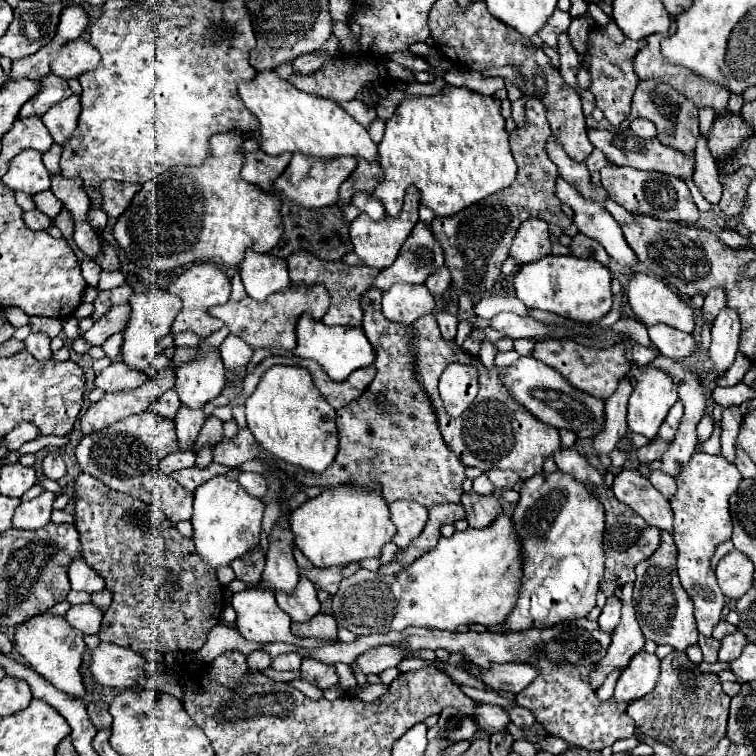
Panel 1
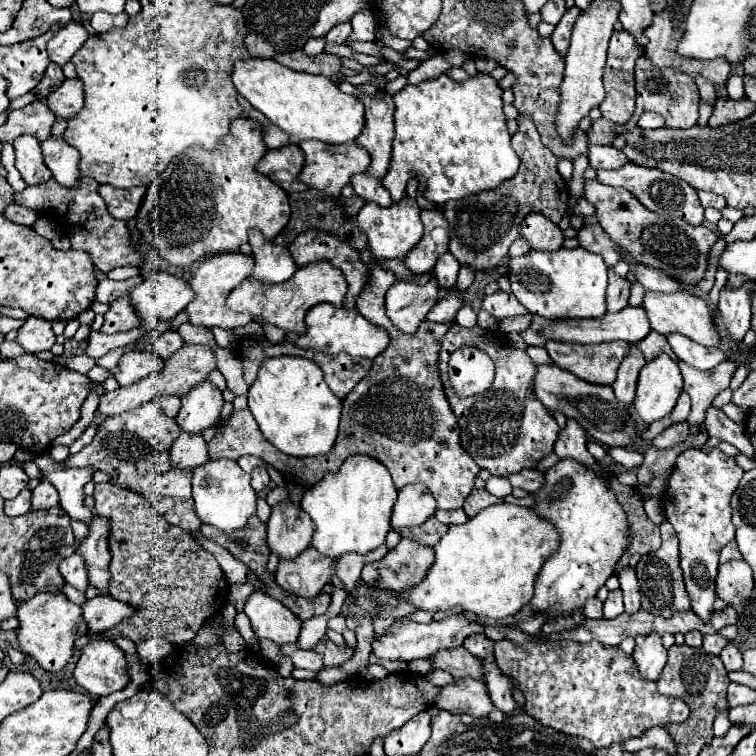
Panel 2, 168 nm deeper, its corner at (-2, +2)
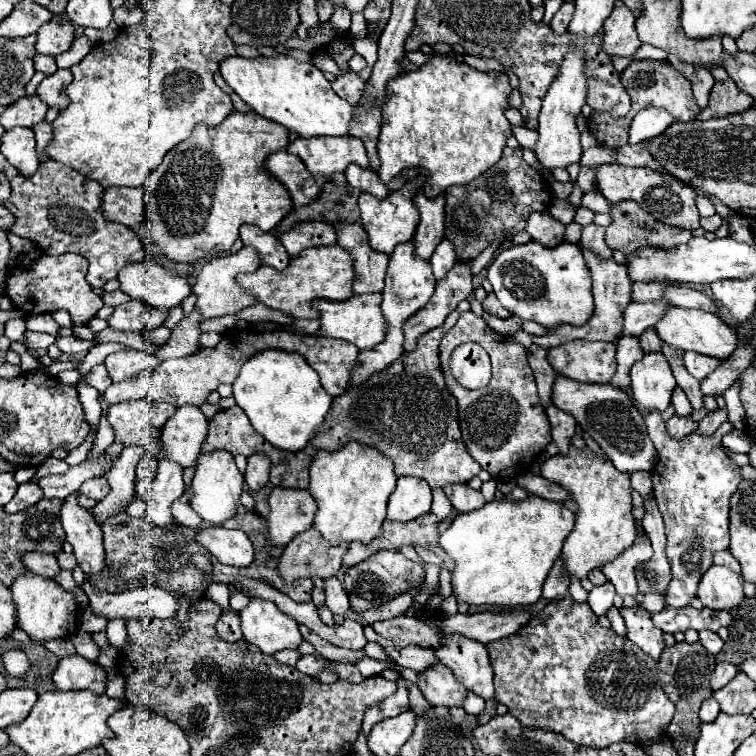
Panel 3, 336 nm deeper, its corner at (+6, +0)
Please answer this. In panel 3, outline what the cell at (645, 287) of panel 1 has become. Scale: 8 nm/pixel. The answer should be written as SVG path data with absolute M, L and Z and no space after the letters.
M672 306L654 328L666 344L682 348L682 350L706 354L706 356L712 356L718 360L726 360L736 350L736 344L738 344L738 334L734 328L730 328L726 322L722 322L716 314L706 314L702 310L686 310L686 308Z

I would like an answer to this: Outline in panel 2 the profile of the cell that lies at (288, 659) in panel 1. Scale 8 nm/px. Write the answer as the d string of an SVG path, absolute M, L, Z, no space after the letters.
M296 650L292 656L290 656L292 664L296 668L306 668L306 670L312 670L312 672L318 672L322 670L322 658L318 658L312 650Z

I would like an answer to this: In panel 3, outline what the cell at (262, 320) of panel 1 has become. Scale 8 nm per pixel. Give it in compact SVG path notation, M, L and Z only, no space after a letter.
M318 246L300 252L290 260L286 270L274 270L270 266L260 266L252 274L238 276L238 284L250 292L258 302L282 310L294 318L316 318L320 312L312 306L312 300L348 300L354 290L354 258L340 246Z

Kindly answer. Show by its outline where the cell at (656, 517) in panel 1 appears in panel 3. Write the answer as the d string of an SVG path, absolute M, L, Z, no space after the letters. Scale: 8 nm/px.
M714 410L710 412L704 420L700 420L700 426L698 426L698 434L704 434L704 436L712 436L720 424L728 422L728 412L726 410Z

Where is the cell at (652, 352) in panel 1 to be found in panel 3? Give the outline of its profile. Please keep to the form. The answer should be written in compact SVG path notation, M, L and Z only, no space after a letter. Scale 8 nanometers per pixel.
M648 328L648 330L640 336L640 346L642 346L644 354L648 354L648 352L660 352L662 340L658 340L658 334L656 334L654 328Z

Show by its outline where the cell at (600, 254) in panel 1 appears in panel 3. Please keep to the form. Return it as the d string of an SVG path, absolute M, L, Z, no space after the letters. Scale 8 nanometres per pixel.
M590 224L590 226L586 226L584 230L582 230L582 240L580 240L580 244L584 246L584 248L590 248L590 250L594 250L598 256L602 256L602 258L612 258L612 250L606 246L606 242L604 242L604 228L602 226L596 226L596 224Z

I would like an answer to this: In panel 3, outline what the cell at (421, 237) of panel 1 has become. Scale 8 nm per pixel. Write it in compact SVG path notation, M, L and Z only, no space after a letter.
M424 194L414 196L414 204L420 210L420 224L414 234L416 256L422 260L430 260L436 246L444 238L444 204L446 196L440 194L436 198L426 198Z

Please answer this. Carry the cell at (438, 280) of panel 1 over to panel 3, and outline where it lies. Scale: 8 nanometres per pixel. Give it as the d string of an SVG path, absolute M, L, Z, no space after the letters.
M444 238L444 240L438 244L434 256L430 258L430 264L432 264L432 270L434 270L436 280L440 280L442 276L446 276L446 272L456 264L456 250L454 250L454 244Z

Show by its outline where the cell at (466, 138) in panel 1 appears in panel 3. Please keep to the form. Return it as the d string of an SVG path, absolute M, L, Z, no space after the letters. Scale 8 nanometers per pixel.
M434 54L418 70L398 74L386 84L386 100L382 106L382 132L378 142L378 154L382 160L380 180L388 184L400 170L412 166L426 176L424 194L434 198L442 194L448 186L468 184L478 178L486 168L494 166L506 140L512 136L512 126L504 112L510 108L508 96L512 92L510 80L504 72L478 72L456 58Z

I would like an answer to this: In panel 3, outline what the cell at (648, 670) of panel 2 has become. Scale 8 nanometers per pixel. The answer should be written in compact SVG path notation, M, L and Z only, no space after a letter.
M622 606L620 614L626 622L626 636L634 644L638 644L638 648L642 648L648 656L658 660L664 648L664 638L662 638L664 632L654 626L652 614L642 606L632 606L632 608Z

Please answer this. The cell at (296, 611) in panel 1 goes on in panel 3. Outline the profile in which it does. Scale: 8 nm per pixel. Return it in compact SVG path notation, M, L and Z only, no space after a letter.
M316 528L304 530L294 540L288 542L280 556L278 572L286 582L294 582L298 578L330 578L336 576L342 558L348 550L348 542L330 544L316 532Z

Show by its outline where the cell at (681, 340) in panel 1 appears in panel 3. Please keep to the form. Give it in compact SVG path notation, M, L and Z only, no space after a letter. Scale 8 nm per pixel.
M686 352L684 354L684 364L686 364L686 370L698 378L698 380L704 380L710 372L714 372L720 364L720 360L714 360L710 356L702 356L698 352Z

